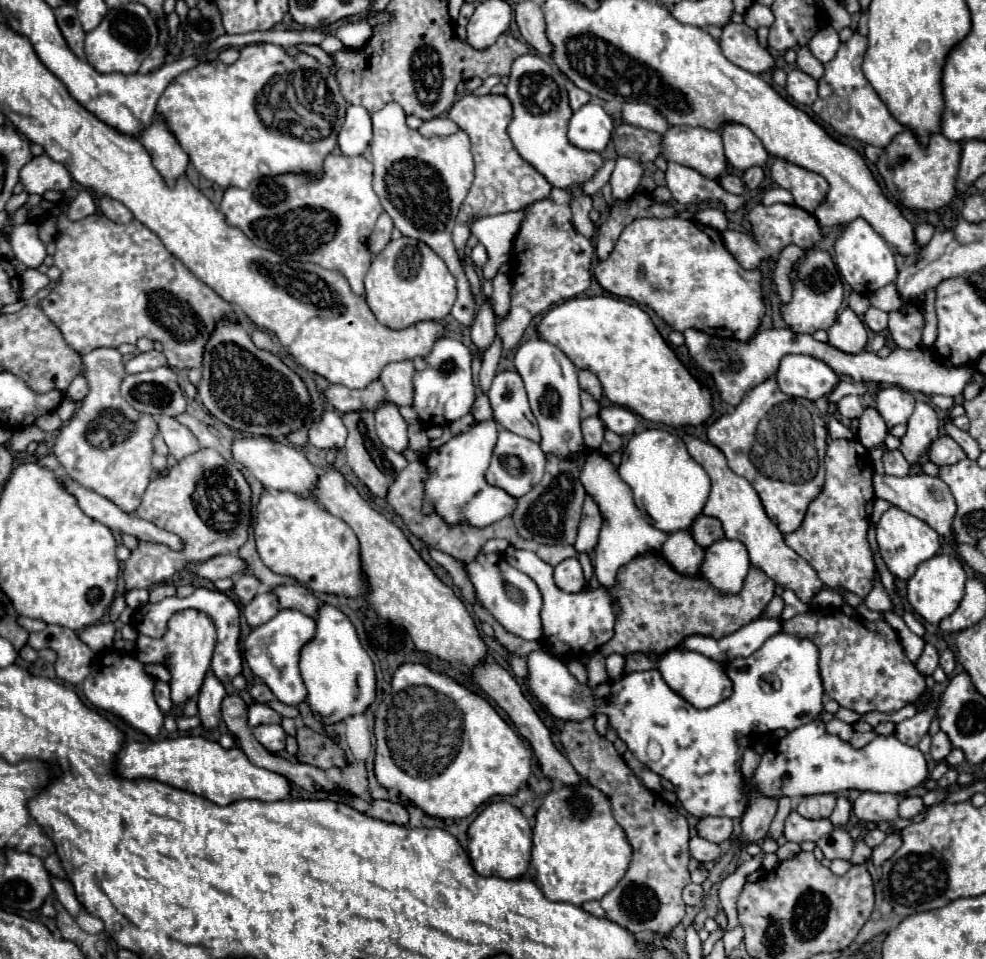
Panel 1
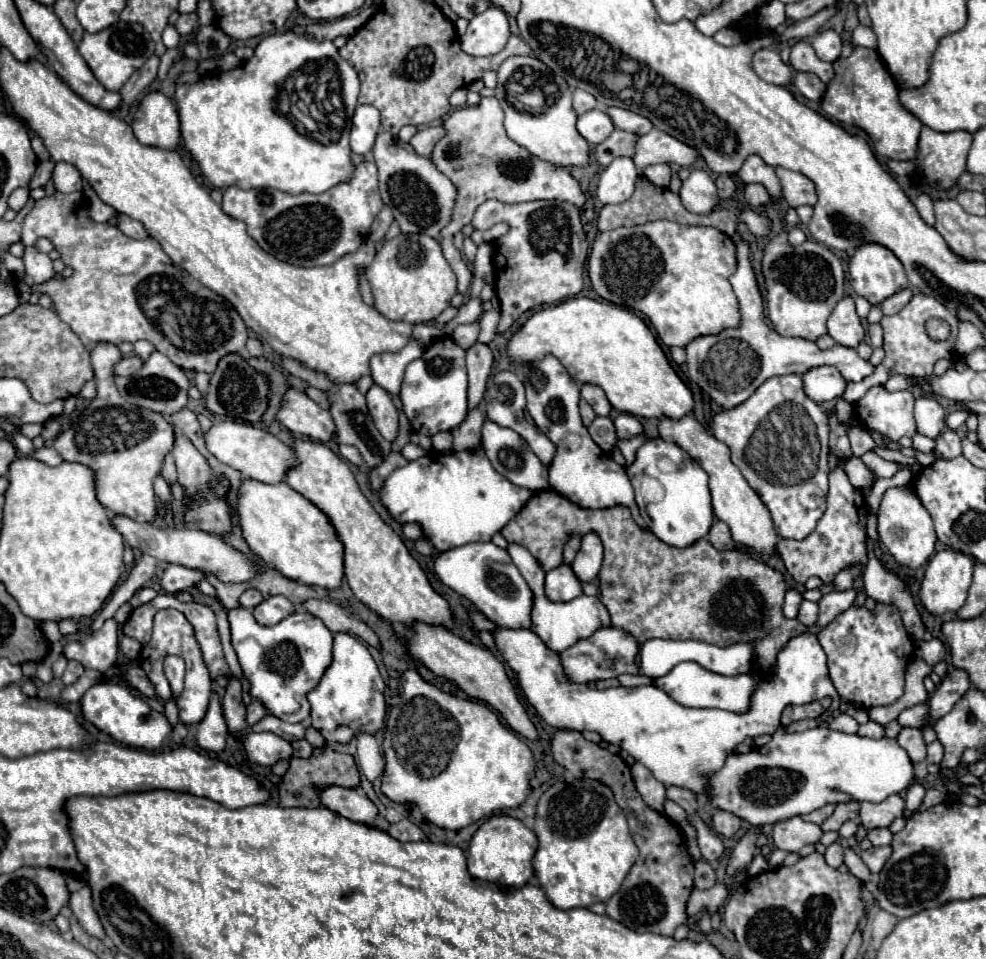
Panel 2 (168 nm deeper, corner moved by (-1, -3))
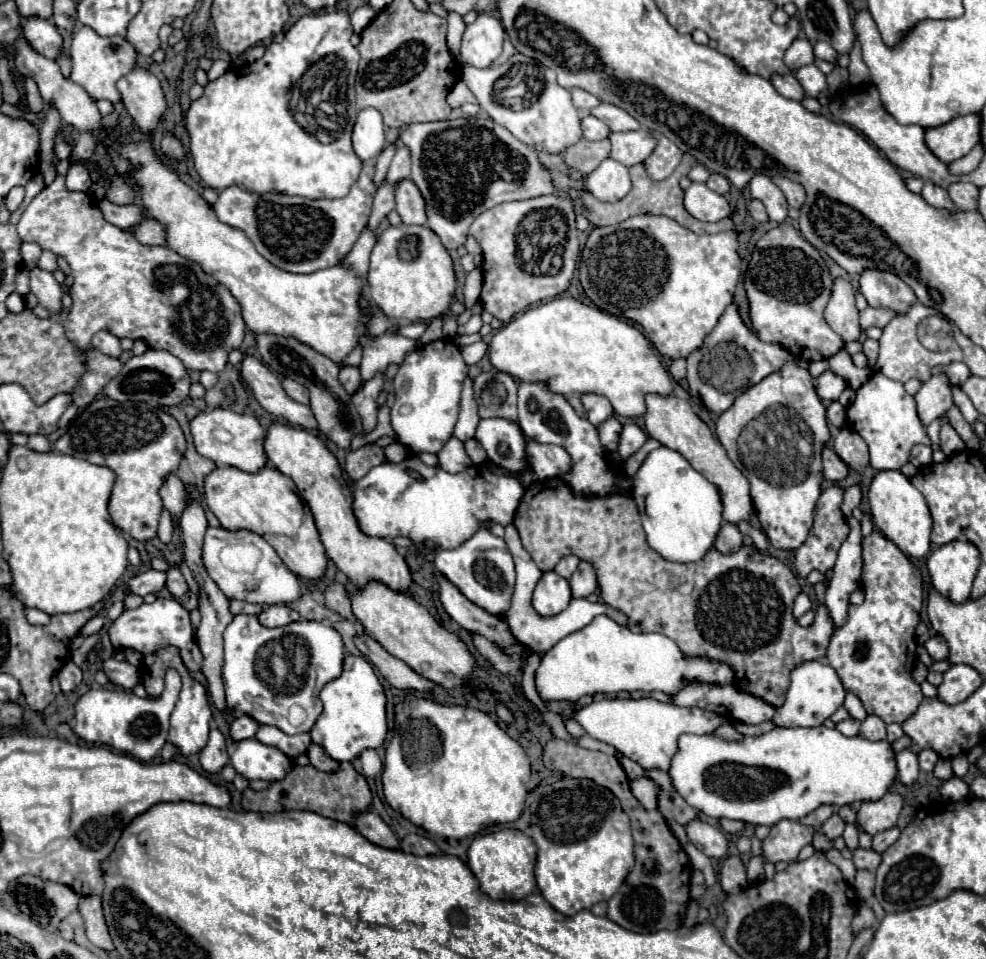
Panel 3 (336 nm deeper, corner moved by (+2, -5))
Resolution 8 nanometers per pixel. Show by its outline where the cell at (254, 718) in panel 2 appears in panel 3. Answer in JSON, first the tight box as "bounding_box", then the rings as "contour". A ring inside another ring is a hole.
{"bounding_box":[230,716,258,740],"contour":[[[238,716],[234,718],[234,722],[230,724],[230,736],[232,740],[246,740],[246,738],[254,738],[258,730],[258,722],[250,716]]]}

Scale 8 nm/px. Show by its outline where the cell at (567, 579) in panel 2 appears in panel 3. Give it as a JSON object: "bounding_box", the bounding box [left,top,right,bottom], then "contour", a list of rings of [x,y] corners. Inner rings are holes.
{"bounding_box":[532,572,570,616],"contour":[[[544,572],[532,598],[536,612],[542,616],[554,616],[562,612],[570,604],[570,600],[570,582],[566,578],[560,578],[556,572]]]}

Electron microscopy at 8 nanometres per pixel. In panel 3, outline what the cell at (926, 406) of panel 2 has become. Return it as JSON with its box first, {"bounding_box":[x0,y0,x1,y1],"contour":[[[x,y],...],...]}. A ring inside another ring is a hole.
{"bounding_box":[914,374,952,426],"contour":[[[944,374],[932,376],[928,382],[922,384],[914,400],[916,400],[918,418],[924,426],[944,416],[952,408],[952,394],[950,394],[948,378]]]}

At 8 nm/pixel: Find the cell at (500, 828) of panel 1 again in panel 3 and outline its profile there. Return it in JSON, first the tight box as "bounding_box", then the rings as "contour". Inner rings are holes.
{"bounding_box":[468,828,536,900],"contour":[[[502,828],[476,836],[468,848],[468,866],[480,882],[480,890],[494,900],[520,900],[536,890],[534,878],[536,844],[530,836],[514,828]]]}

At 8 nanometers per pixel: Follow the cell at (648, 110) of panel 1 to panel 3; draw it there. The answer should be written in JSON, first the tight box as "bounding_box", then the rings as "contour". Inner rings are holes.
{"bounding_box":[592,104,640,132],"contour":[[[600,104],[596,106],[592,112],[592,116],[600,118],[602,122],[608,124],[608,128],[612,132],[628,132],[628,130],[640,130],[640,124],[622,108],[618,106],[612,106],[612,104]]]}

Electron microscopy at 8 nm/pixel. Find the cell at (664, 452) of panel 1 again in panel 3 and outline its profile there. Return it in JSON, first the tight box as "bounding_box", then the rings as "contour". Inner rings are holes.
{"bounding_box":[632,446,722,562],"contour":[[[660,446],[646,456],[638,472],[632,476],[632,496],[640,504],[648,544],[662,558],[672,562],[696,562],[712,548],[722,526],[720,494],[716,486],[696,472],[676,450]]]}

